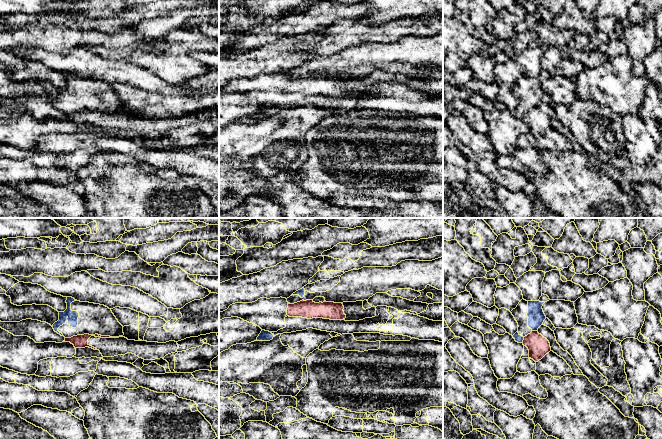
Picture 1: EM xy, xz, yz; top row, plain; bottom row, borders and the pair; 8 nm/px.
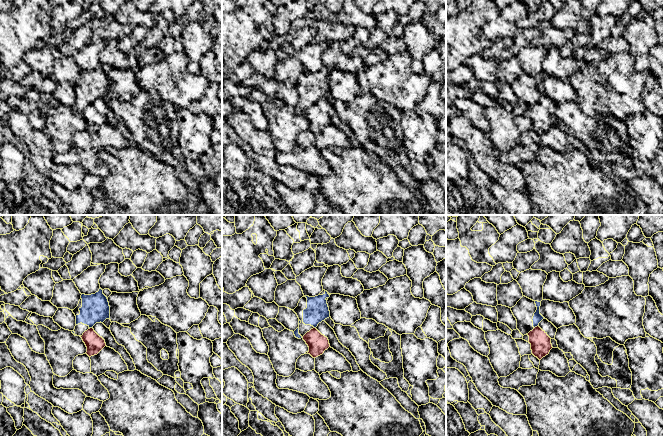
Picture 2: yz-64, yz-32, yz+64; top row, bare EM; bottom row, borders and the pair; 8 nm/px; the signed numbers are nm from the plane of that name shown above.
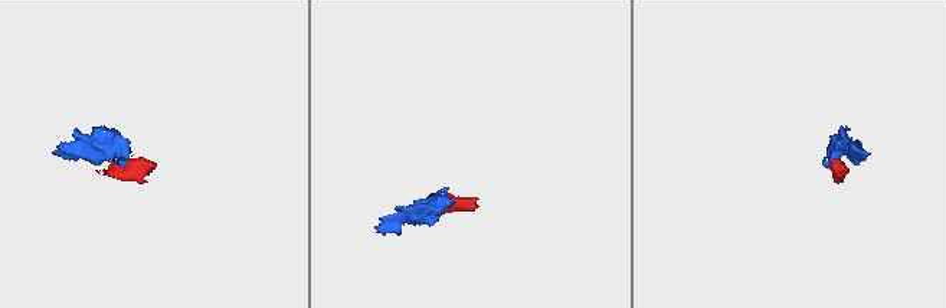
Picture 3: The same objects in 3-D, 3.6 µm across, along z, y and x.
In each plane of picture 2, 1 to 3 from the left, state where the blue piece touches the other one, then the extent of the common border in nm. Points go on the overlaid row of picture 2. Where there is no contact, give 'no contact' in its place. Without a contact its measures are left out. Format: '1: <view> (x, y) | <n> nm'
1: no contact
2: no contact
3: yz+64 (535, 327) | 40 nm

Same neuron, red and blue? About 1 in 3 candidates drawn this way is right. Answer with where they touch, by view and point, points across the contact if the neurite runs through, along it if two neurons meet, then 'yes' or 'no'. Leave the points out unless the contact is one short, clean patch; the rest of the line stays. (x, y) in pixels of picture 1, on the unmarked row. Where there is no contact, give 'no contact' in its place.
contact yz (523, 116); border yz (524, 113), (522, 118); no

